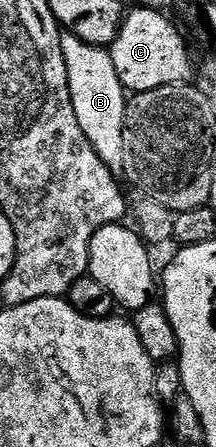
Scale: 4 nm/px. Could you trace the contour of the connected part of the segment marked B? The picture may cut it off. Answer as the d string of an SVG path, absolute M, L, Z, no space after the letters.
M65 34L61 37L61 59L68 107L75 110L75 118L95 154L99 154L99 158L114 174L120 173L123 166L123 122L127 93L119 82L119 74L115 74L115 62L111 62L109 49L91 46L78 36Z

